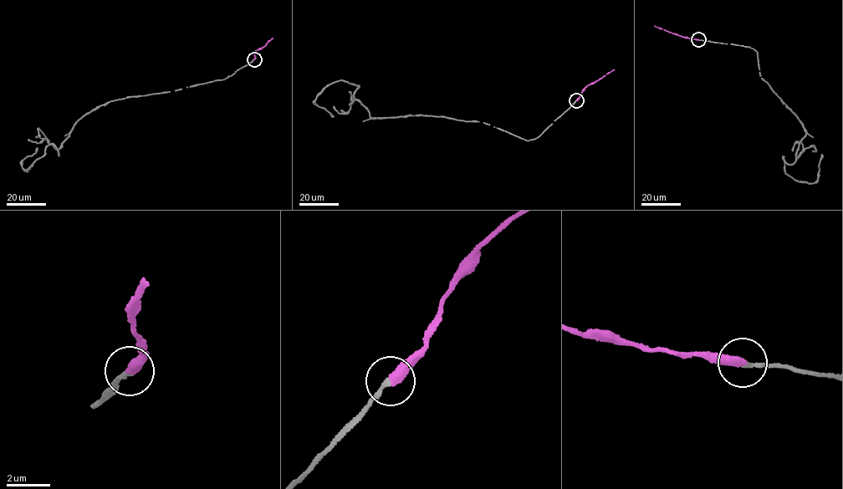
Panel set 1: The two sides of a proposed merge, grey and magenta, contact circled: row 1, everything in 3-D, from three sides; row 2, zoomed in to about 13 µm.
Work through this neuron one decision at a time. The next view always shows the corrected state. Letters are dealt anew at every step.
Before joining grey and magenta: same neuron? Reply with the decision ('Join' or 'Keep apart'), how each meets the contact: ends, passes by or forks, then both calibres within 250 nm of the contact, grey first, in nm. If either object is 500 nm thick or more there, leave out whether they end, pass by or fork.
Join. At the ring grey ends. At the ring magenta ends. Thickness 220 nm (grey) against 460 nm

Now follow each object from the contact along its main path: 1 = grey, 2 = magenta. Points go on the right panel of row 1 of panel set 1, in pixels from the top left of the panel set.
1: (699, 40), (757, 52), (760, 76), (805, 132), (796, 161), (783, 157), (785, 173), (815, 182), (821, 154)
2: (698, 40), (654, 26)

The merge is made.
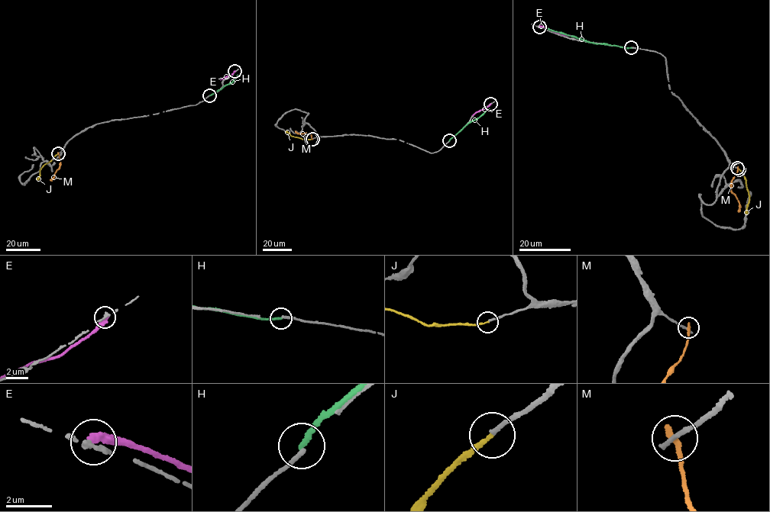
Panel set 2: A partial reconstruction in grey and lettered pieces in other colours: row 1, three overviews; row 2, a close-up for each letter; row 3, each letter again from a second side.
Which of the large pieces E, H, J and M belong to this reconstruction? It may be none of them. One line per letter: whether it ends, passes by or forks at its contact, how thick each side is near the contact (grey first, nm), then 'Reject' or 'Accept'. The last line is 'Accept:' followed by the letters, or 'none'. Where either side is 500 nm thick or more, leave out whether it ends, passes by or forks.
E: It ends there. Thickness 280 nm (grey) against 440 nm. Reject
H: It ends there. Thickness 190 nm (grey) against 220 nm. Reject
J: It ends there. Thickness 160 nm (grey) against 170 nm. Accept
M: It ends there. Thickness 220 nm (grey) against 280 nm. Reject
Accept: J

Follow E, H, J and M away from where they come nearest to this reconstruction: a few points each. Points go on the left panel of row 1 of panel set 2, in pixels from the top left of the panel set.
E: (234, 71), (231, 75), (220, 79)
H: (209, 95), (232, 82), (237, 75)
J: (57, 154), (41, 169), (36, 179)
M: (58, 153), (59, 167), (50, 181)

